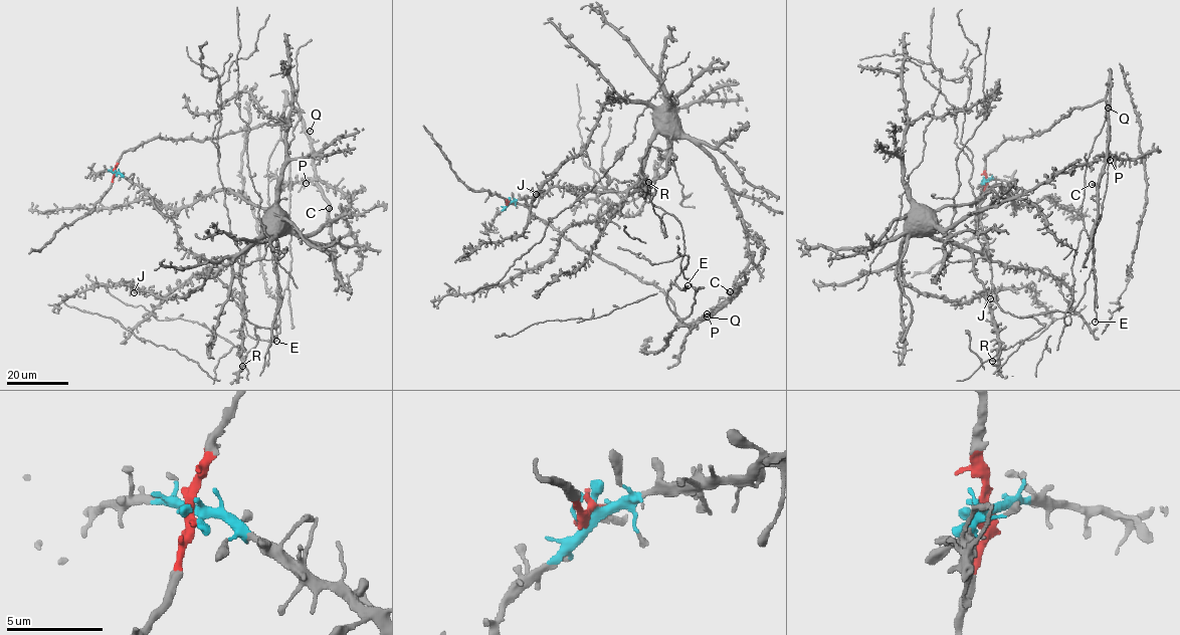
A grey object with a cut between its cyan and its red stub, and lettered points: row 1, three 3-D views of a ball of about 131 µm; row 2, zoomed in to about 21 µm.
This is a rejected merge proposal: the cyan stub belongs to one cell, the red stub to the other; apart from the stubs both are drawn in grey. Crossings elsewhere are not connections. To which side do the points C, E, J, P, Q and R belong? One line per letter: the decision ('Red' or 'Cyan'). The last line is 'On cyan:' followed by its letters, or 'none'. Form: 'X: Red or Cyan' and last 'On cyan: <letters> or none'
C: Red
E: Red
J: Cyan
P: Cyan
Q: Red
R: Cyan
On cyan: J, P, R

